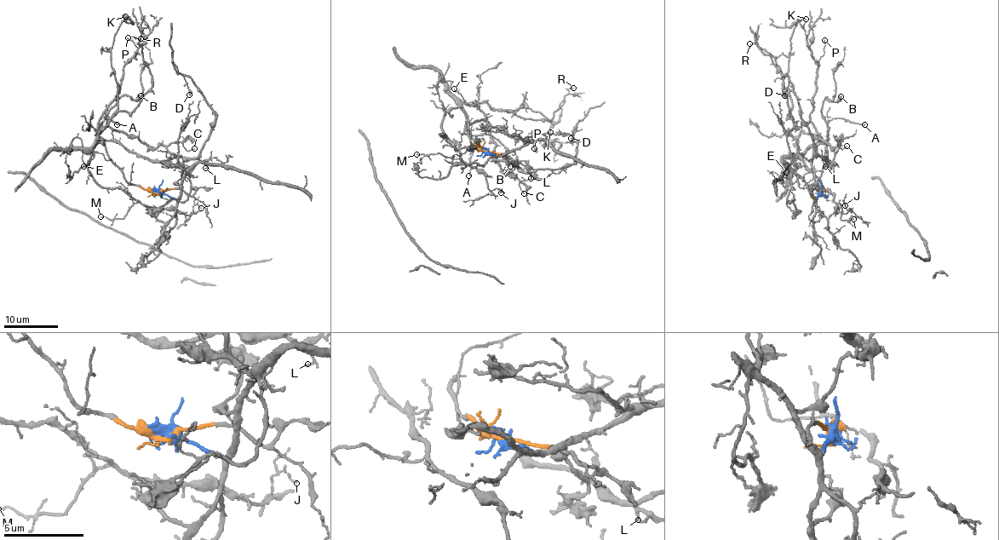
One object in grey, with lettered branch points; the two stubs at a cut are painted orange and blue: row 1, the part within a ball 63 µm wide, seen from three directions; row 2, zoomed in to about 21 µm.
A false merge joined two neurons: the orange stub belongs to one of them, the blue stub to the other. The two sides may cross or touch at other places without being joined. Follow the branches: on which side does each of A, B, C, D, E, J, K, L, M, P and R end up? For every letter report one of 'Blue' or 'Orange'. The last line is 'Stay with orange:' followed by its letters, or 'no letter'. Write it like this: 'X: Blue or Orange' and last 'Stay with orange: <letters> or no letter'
A: Orange
B: Orange
C: Orange
D: Orange
E: Orange
J: Orange
K: Orange
L: Orange
M: Orange
P: Orange
R: Orange
Stay with orange: A, B, C, D, E, J, K, L, M, P, R

